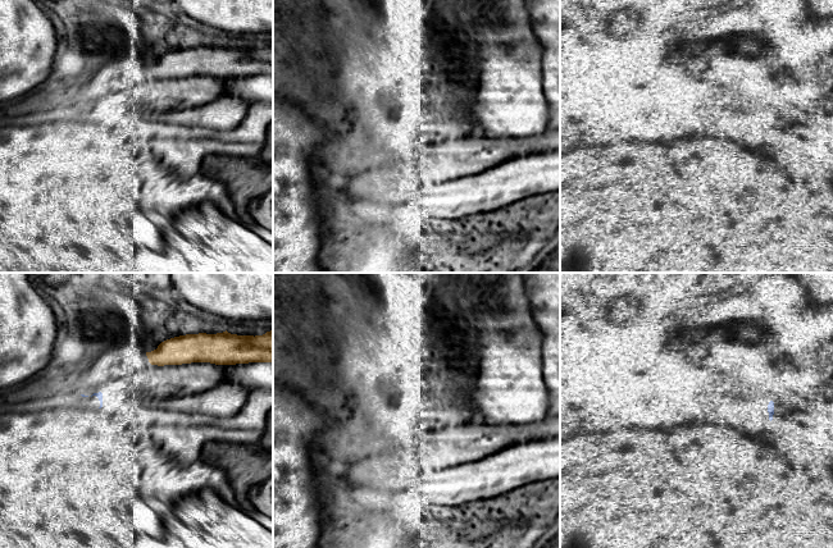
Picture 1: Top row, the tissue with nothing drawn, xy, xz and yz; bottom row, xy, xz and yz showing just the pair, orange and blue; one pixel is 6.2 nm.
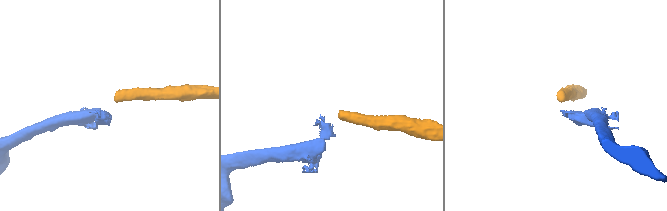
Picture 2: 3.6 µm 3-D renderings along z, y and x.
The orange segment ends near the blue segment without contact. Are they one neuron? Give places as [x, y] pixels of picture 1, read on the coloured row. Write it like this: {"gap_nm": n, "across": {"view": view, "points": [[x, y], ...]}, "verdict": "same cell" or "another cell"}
{"gap_nm": 360, "across": {"view": "xy", "points": [[149, 361], [101, 393]]}, "verdict": "another cell"}

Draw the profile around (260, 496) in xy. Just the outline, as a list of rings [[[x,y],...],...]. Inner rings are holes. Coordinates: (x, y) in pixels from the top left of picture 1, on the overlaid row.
[[[273,475],[254,485],[249,492],[249,499],[255,510],[273,520]]]

